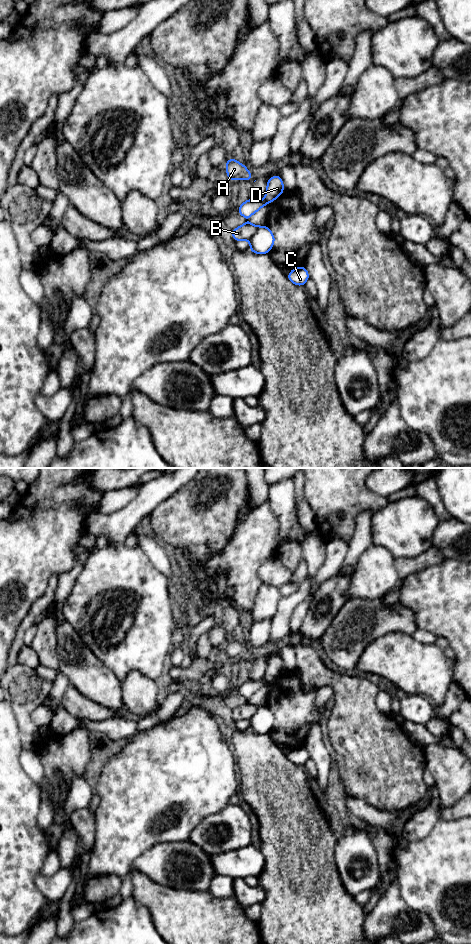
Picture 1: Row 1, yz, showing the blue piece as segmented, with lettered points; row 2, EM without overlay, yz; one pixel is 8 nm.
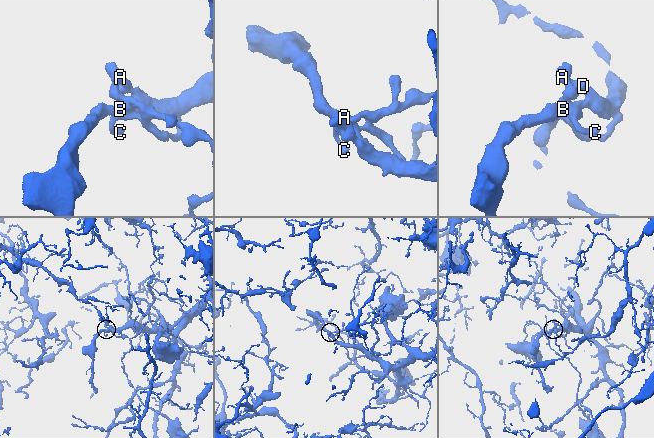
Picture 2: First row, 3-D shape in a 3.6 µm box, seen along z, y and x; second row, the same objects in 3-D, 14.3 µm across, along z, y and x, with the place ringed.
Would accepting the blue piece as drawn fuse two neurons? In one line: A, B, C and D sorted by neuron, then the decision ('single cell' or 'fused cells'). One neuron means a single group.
A B D / C | fused cells

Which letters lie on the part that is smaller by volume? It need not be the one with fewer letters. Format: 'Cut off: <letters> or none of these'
Cut off: C

